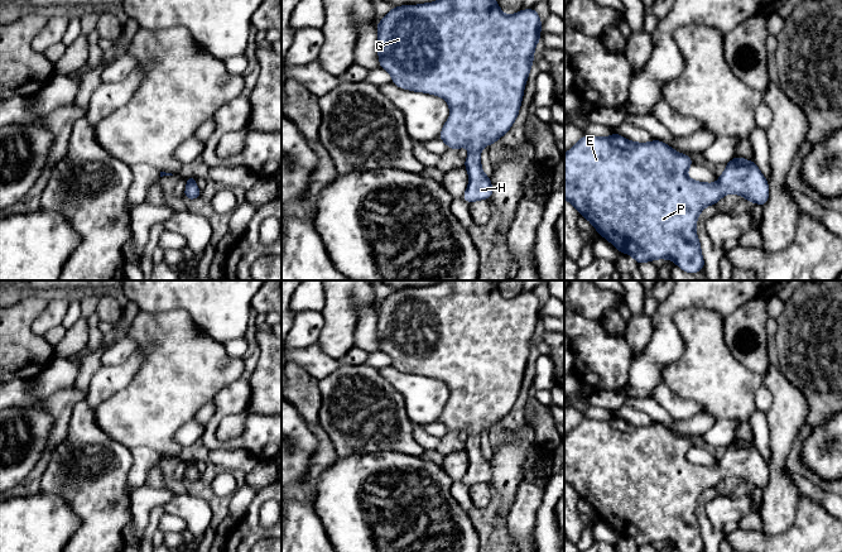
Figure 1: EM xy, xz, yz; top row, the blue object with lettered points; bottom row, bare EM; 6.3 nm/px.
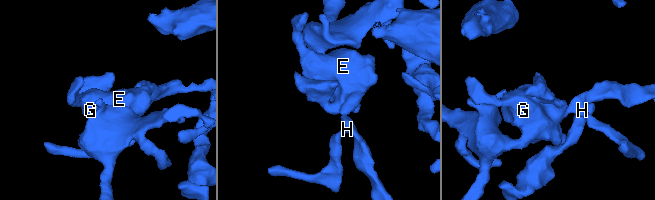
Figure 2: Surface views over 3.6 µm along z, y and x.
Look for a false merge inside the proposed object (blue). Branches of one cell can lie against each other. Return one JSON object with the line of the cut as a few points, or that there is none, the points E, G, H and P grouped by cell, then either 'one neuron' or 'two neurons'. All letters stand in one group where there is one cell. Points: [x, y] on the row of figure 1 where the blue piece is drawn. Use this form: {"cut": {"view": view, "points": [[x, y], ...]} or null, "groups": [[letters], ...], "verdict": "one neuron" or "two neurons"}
{"cut": null, "groups": [["E", "G", "H", "P"]], "verdict": "one neuron"}

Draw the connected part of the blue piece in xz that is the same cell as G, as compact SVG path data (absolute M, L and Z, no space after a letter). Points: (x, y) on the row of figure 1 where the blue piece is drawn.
M437 0L394 6L376 24L379 63L391 75L393 83L414 92L439 96L448 102L451 117L443 125L439 139L449 149L467 147L470 150L465 159L470 182L462 196L468 203L492 197L491 178L482 172L480 153L485 145L491 145L505 135L519 115L534 49L542 37L542 24L533 8L506 15L496 0Z

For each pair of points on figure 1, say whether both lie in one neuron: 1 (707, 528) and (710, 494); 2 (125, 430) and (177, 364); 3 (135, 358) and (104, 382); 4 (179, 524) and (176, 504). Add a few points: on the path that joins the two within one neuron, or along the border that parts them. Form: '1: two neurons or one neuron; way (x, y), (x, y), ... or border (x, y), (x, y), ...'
1: one neuron; way (702, 519), (701, 503)
2: one neuron; way (142, 413), (174, 380)
3: one neuron; way (129, 365), (116, 378), (111, 379)
4: two neurons; border (166, 512), (179, 516), (188, 528)

